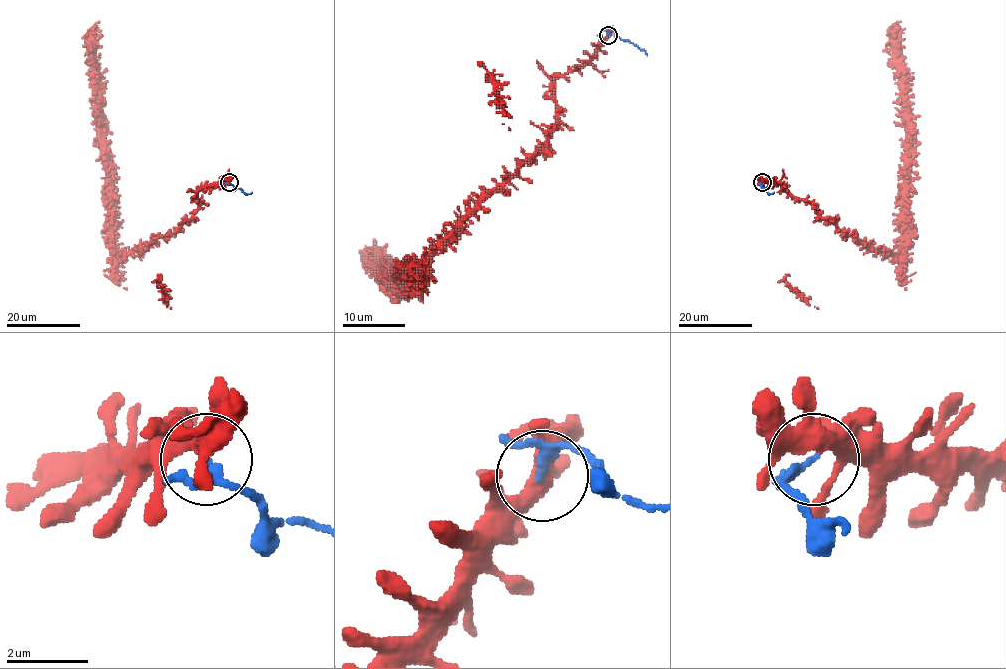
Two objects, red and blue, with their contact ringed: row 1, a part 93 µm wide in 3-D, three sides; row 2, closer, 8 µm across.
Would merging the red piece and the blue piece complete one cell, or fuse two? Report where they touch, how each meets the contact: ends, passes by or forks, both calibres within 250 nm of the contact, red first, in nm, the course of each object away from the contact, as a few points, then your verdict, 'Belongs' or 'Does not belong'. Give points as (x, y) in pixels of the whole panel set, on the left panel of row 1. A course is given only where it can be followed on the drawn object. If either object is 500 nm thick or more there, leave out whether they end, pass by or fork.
Place: (229, 182). At the ring red forks. At the ring blue passes by. Thickness 360 nm (red) against 170 nm. Course of red: (229, 182), (198, 192), (198, 210), (173, 233), (119, 255), (114, 250), (100, 135), (99, 21). Course of blue: (229, 182), (246, 194), (252, 192). Does not belong

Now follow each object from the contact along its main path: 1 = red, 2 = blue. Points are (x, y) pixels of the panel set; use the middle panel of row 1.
1: (608, 36), (592, 55), (555, 80), (555, 125), (536, 150), (413, 268), (390, 279), (382, 261), (388, 270)
2: (608, 35), (611, 30), (647, 55)

